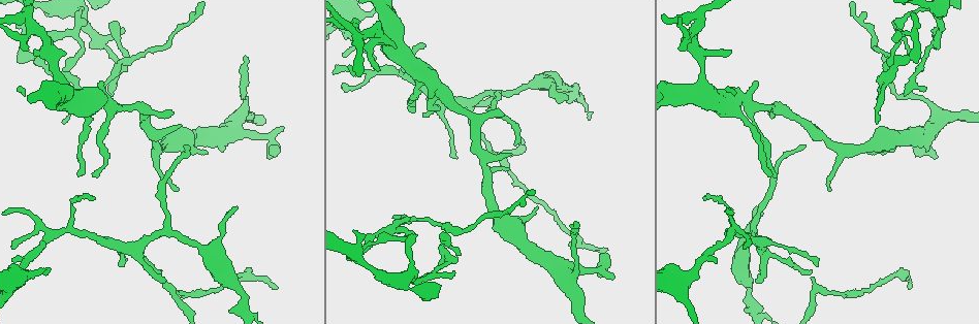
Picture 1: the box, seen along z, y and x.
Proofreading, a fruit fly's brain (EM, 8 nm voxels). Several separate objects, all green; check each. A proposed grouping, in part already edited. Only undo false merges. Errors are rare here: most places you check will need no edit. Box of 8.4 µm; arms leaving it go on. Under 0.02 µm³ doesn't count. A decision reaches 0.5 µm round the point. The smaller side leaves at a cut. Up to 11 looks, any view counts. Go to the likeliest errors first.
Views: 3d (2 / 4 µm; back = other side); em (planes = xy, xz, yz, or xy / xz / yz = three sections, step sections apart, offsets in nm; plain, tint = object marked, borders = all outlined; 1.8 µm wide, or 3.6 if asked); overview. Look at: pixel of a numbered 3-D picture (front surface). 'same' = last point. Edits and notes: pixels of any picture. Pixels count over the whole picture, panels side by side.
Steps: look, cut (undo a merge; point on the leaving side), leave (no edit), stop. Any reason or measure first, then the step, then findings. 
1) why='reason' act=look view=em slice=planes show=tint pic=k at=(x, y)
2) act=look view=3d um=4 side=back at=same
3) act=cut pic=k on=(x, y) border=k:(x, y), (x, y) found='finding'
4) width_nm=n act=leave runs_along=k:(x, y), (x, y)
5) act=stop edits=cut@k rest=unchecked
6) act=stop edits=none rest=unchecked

why='sudden change in width' act=look view=em slice=xy step=4 show=tint pic=1 at=(688, 278)

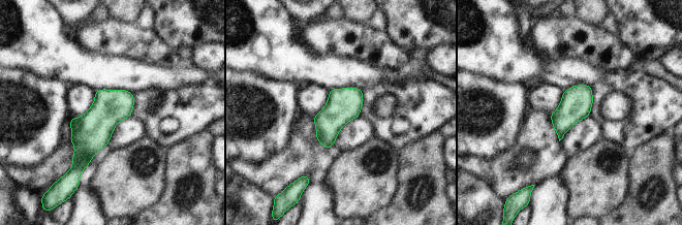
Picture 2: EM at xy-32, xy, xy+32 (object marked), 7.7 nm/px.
act=look view=em slice=planes show=tint at=same

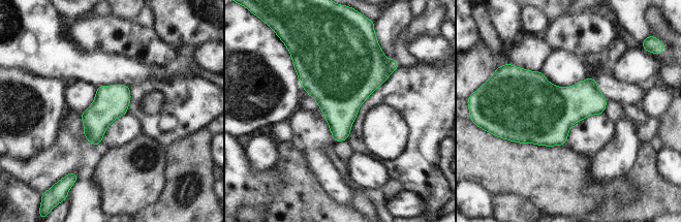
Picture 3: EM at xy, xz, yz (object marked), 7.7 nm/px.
width_nm=260 act=leave found='all the same cell'

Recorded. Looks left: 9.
why='three-way junction' act=look view=em slice=xz step=16 show=borders pic=1 at=(407, 238)

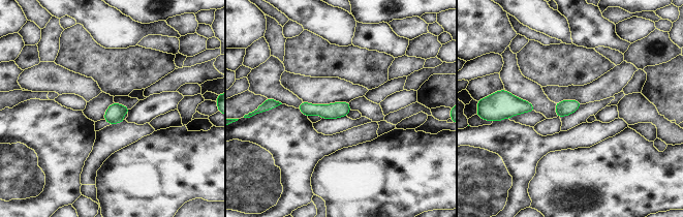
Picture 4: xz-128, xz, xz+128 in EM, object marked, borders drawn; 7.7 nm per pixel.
act=look view=em slice=planes show=borders at=same

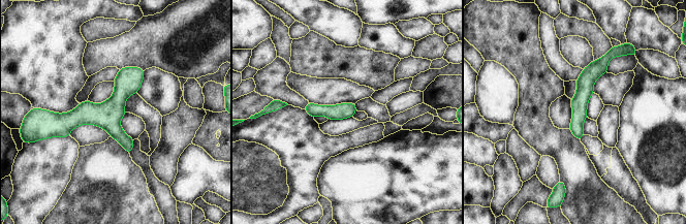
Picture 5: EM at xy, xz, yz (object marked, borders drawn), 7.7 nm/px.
width_nm=120 act=leave runs_along=5:(142, 72), (101, 114), (54, 115) found='all the same cell'

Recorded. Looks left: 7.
act=look view=3d um=4 side=back pic=1 at=(30, 17)

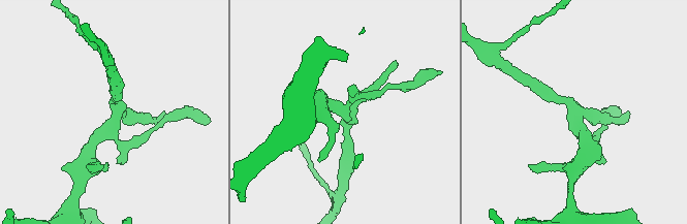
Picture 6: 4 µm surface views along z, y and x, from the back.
why='now the EM' act=look view=em slice=yz step=4 show=tint pic=6 at=(116, 115)

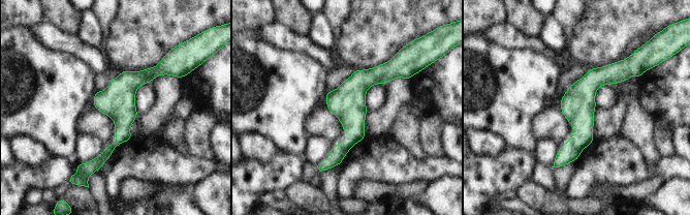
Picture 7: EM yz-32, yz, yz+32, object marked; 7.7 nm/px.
act=look view=em slice=planes show=tint at=same

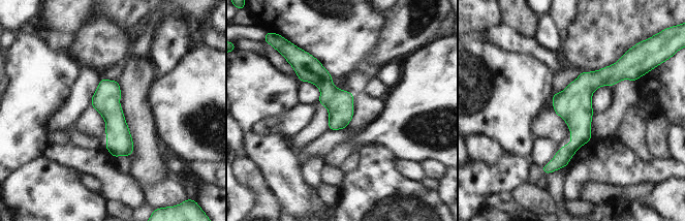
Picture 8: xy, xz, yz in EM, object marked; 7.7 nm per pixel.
act=leave runs_along=8:(617, 66), (579, 97), (579, 138), (552, 167) found='all the same cell'

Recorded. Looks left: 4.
why='abrupt turn' act=look view=3d um=4 pic=1 at=(271, 134)

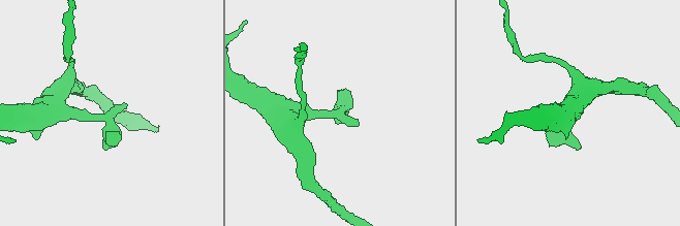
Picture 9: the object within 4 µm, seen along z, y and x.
act=look view=em slice=yz step=8 show=tint pic=9 at=(338, 112)

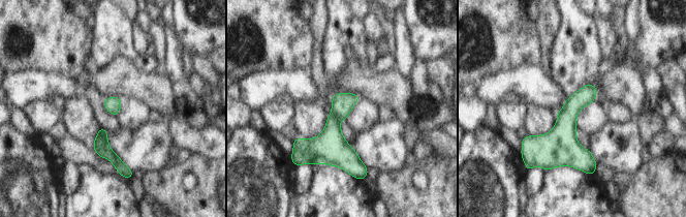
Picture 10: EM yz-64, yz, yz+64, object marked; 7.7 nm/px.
act=look view=em slice=planes show=borders at=same

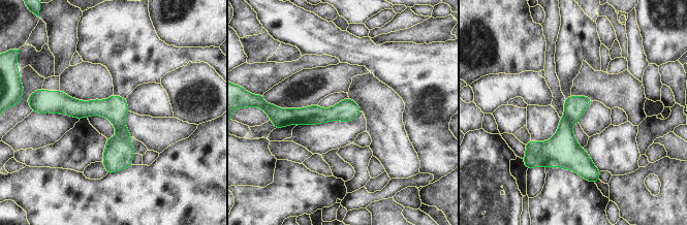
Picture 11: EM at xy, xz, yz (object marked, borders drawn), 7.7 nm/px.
act=leave runs_along=11:(50, 105), (103, 107), (129, 162) found='one cell here'

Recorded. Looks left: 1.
act=stop edits=none rest=unchecked

